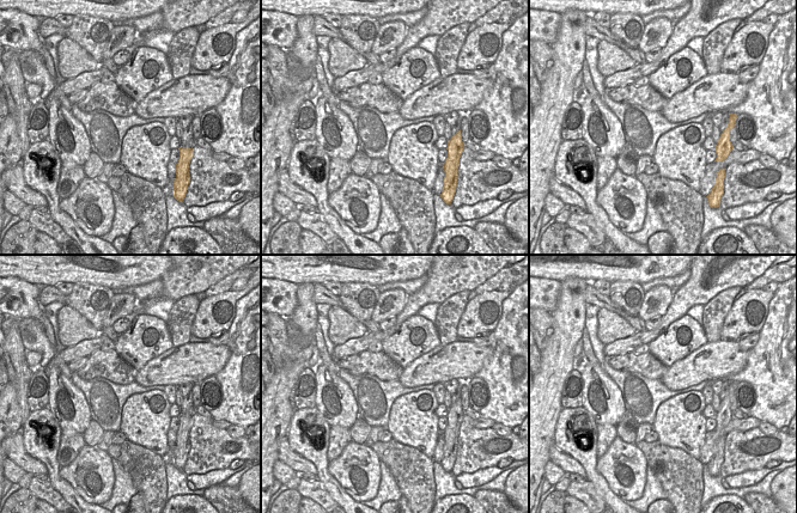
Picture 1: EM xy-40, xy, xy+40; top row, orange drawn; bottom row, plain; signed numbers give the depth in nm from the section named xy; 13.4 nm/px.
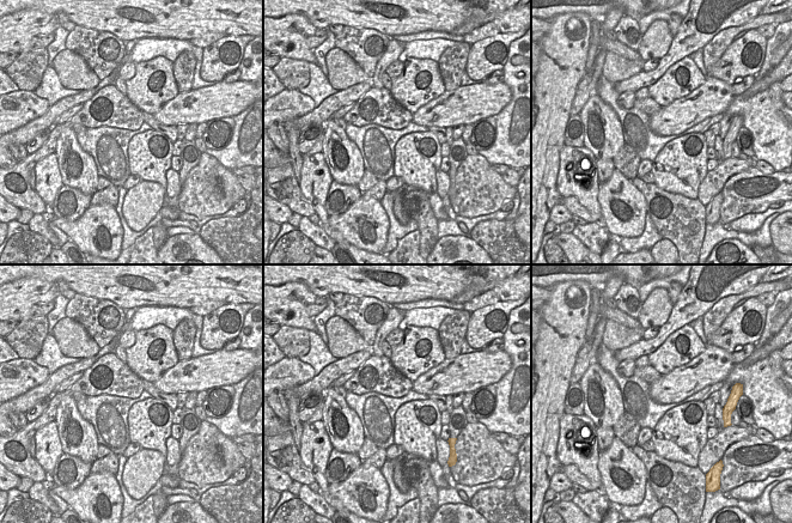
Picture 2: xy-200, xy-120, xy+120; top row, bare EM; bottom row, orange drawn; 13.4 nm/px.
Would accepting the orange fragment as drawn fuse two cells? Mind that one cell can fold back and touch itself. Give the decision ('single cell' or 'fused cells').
fused cells

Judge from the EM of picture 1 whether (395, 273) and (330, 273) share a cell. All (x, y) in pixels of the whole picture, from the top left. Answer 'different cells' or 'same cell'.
same cell

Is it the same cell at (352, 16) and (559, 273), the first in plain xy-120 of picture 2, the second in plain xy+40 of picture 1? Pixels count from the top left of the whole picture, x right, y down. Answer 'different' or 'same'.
same

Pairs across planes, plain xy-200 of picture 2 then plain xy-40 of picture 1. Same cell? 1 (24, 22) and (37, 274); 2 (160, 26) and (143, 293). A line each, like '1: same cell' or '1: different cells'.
1: different cells
2: different cells

